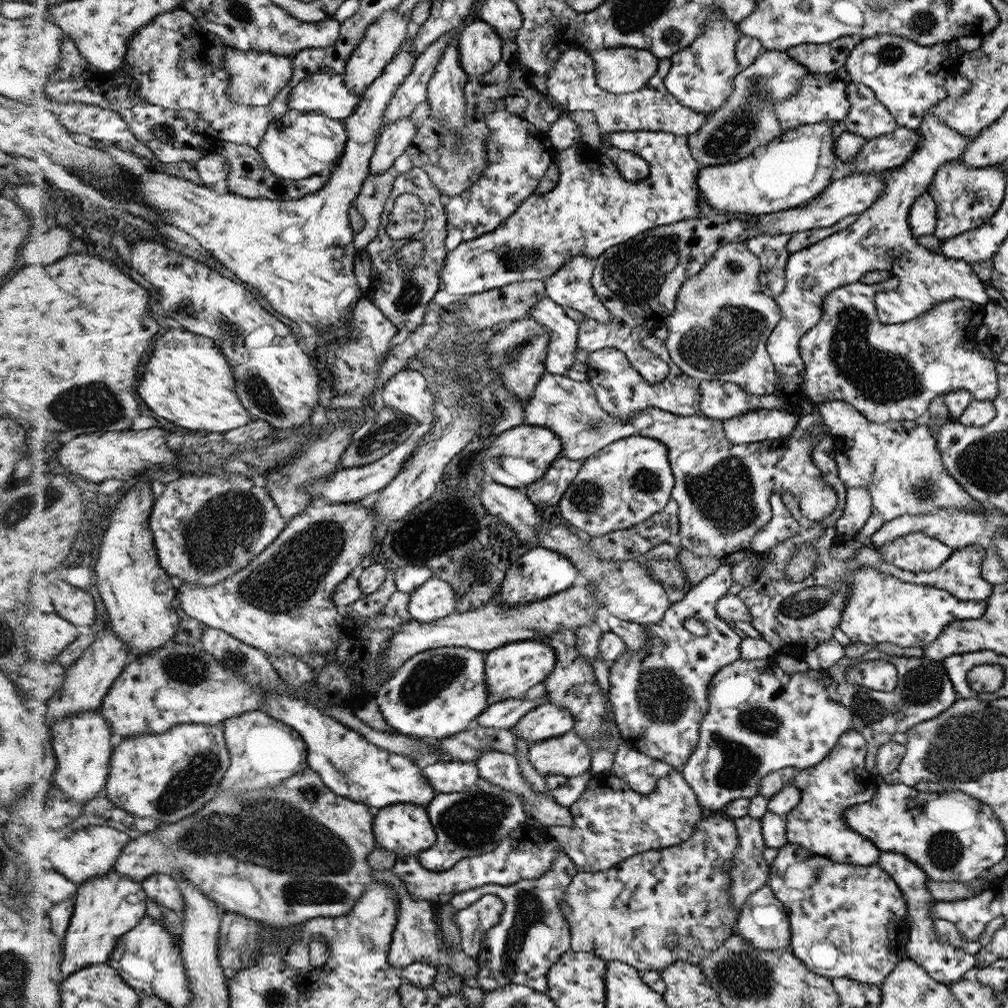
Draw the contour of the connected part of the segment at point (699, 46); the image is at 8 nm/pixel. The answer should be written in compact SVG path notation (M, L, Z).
M719 8L705 24L705 32L684 50L670 58L672 66L665 78L669 93L682 103L698 112L711 112L724 104L733 92L733 80L742 70L734 55L736 43L743 34L737 29L737 22L728 20Z

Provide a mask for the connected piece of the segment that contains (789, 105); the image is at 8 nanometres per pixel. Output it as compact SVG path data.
M845 66L832 74L809 72L803 78L799 92L791 94L789 100L778 102L775 106L775 113L778 114L783 132L792 130L797 126L817 124L822 120L835 122L846 118L849 114L850 103L845 95L845 88L851 81Z

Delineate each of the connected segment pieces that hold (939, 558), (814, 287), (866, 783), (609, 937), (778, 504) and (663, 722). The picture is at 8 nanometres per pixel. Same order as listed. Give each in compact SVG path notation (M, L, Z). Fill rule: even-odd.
M909 533L878 549L883 554L883 560L910 573L936 570L954 552L945 543L924 533Z
M931 109L925 112L918 129L921 139L917 149L903 165L895 167L894 170L884 172L885 186L887 187L870 208L861 212L849 227L831 234L823 241L812 244L812 246L804 250L790 253L784 272L786 278L784 291L774 298L774 302L778 303L781 310L781 322L778 323L773 333L769 335L768 340L769 358L773 361L775 369L781 374L774 394L783 400L783 408L780 410L758 408L726 420L724 422L724 431L730 438L730 442L750 444L765 440L788 438L797 425L799 412L801 411L799 410L800 402L810 402L810 399L804 393L804 385L806 384L805 362L801 360L800 340L824 318L826 297L838 288L861 281L869 271L886 270L890 272L892 277L896 277L899 280L899 286L894 291L883 291L882 294L877 294L876 296L877 316L884 325L898 325L912 321L914 318L924 315L933 306L954 300L954 298L970 300L970 302L978 303L979 305L989 304L985 283L973 272L970 263L955 260L954 258L946 258L946 256L938 255L926 249L926 247L915 241L912 227L909 225L909 212L912 210L913 202L922 193L927 192L938 167L941 167L945 162L956 161L959 156L965 153L972 138L947 125L947 122L937 117Z
M850 730L848 733L842 735L840 741L837 743L836 747L833 747L833 751L829 753L829 757L825 759L825 761L821 761L818 765L798 770L797 774L794 778L794 785L798 787L798 790L801 790L801 803L794 808L794 810L790 811L790 813L784 817L786 820L786 828L787 828L787 841L790 844L799 844L800 846L804 846L810 850L811 854L821 854L830 859L833 859L834 862L846 862L849 864L860 865L860 866L869 866L869 865L876 865L877 862L880 860L881 850L868 838L858 834L856 830L852 830L846 823L845 823L845 816L843 816L846 810L850 810L852 806L856 806L858 804L863 804L869 802L877 795L877 790L879 789L878 782L876 780L876 776L870 774L870 771L866 770L865 767L865 758L868 755L868 744L865 742L865 735L860 735L857 731Z
M707 814L695 826L693 836L680 845L648 849L602 872L577 873L560 901L562 914L570 927L571 950L593 952L606 962L626 962L642 973L661 972L676 961L699 965L734 935L738 916L742 912L735 905L733 895L735 850L738 846L739 830L735 818Z
M780 493L772 494L770 502L772 503L773 520L760 530L760 533L754 535L753 550L756 554L768 552L781 542L796 537L802 531L801 525L790 514Z
M721 564L718 569L706 578L704 578L701 582L693 587L688 587L687 592L684 593L684 598L682 600L674 602L671 604L671 607L666 610L664 613L664 618L658 624L653 625L645 625L647 628L647 632L649 632L649 636L651 639L647 644L647 650L649 653L646 656L643 656L640 651L625 651L621 654L620 657L617 658L617 661L614 661L609 666L609 682L610 682L610 702L613 706L614 720L617 724L618 729L620 729L620 733L622 733L622 739L624 739L625 744L635 749L636 751L642 752L646 754L646 757L650 757L654 760L658 760L664 762L666 764L670 764L670 766L681 769L682 766L686 765L686 762L690 759L692 752L694 752L696 745L699 742L699 730L702 719L704 715L708 712L709 702L708 702L708 689L710 681L712 677L720 670L720 668L724 668L732 662L737 661L741 658L740 646L742 642L742 638L734 632L734 629L728 625L728 621L720 618L717 615L717 600L722 598L727 592L730 586L732 586L732 564ZM696 618L700 622L705 624L707 628L708 634L706 636L694 636L689 630L685 630L685 626L683 626L686 619Z

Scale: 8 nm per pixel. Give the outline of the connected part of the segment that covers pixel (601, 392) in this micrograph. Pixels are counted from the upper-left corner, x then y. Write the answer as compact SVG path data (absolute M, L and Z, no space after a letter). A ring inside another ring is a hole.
M653 335L650 338L645 338L642 346L658 355L665 363L669 363L670 370L664 380L657 383L648 382L626 358L625 351L610 347L589 353L587 381L597 392L598 403L600 403L602 410L605 410L610 416L614 415L622 420L627 420L633 414L650 408L659 408L682 416L700 414L700 382L696 378L687 375L681 370L681 367L672 362L665 343Z

